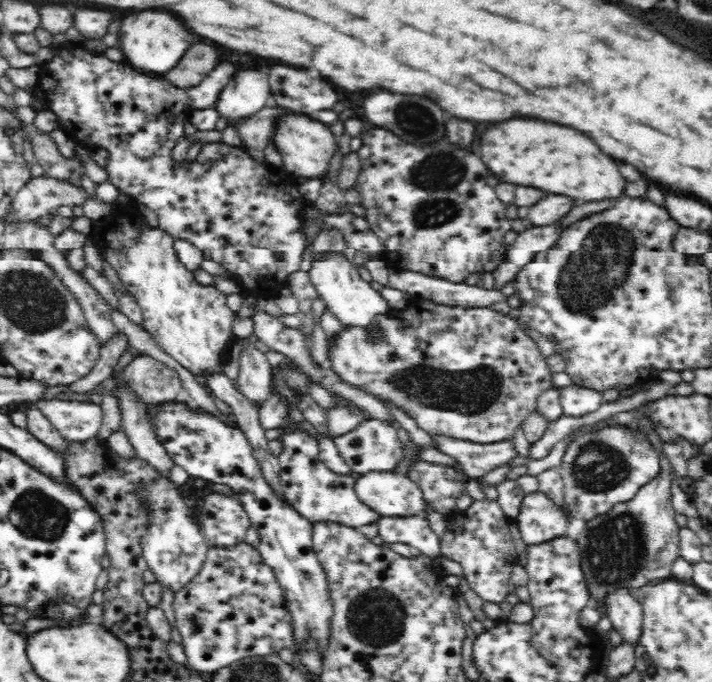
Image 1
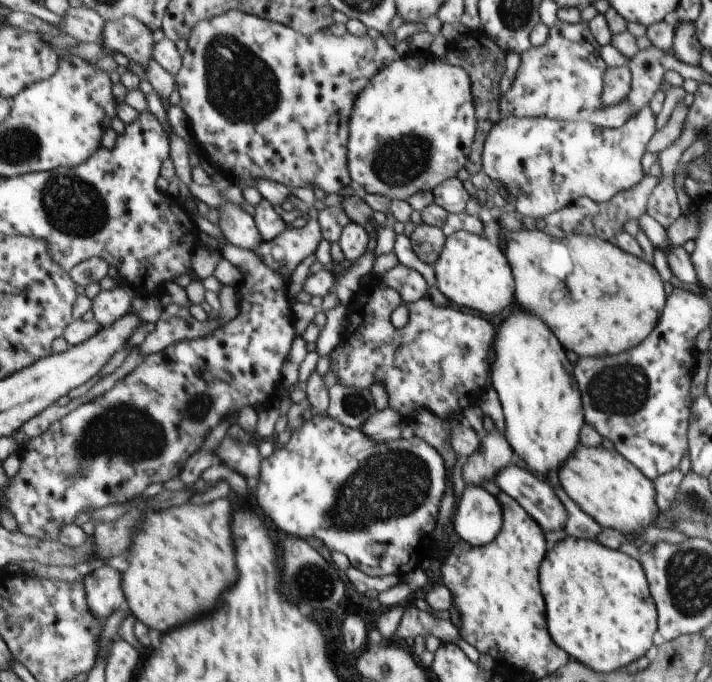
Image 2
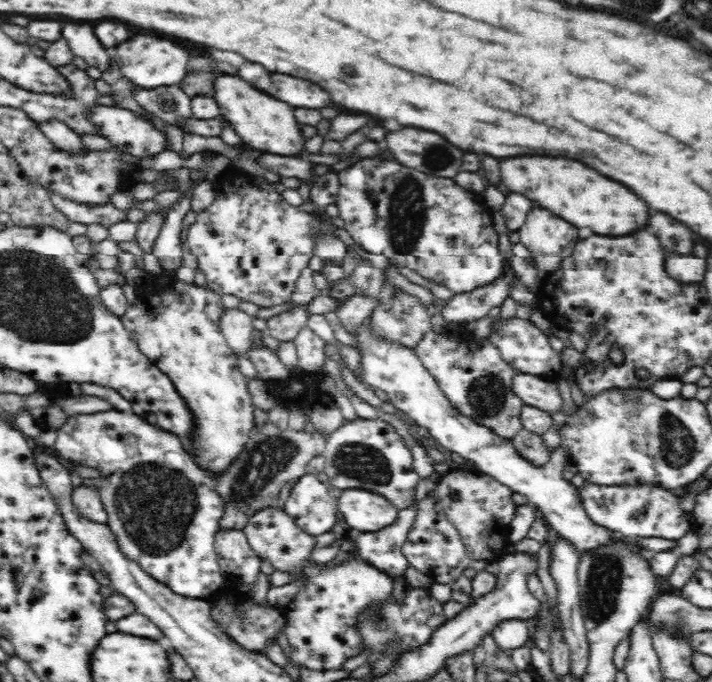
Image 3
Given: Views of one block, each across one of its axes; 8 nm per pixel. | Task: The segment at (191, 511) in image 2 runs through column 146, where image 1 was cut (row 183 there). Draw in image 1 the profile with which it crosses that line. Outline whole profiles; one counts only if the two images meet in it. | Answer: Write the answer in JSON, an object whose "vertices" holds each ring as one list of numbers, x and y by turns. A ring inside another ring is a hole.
{"vertices":[[508,118,500,124,490,124,480,140,478,152,484,164,508,182,522,186,536,186,552,194,566,194,570,198,596,200,604,196,620,196,624,178,614,162,598,148,598,144,572,126,558,126,532,118]]}

